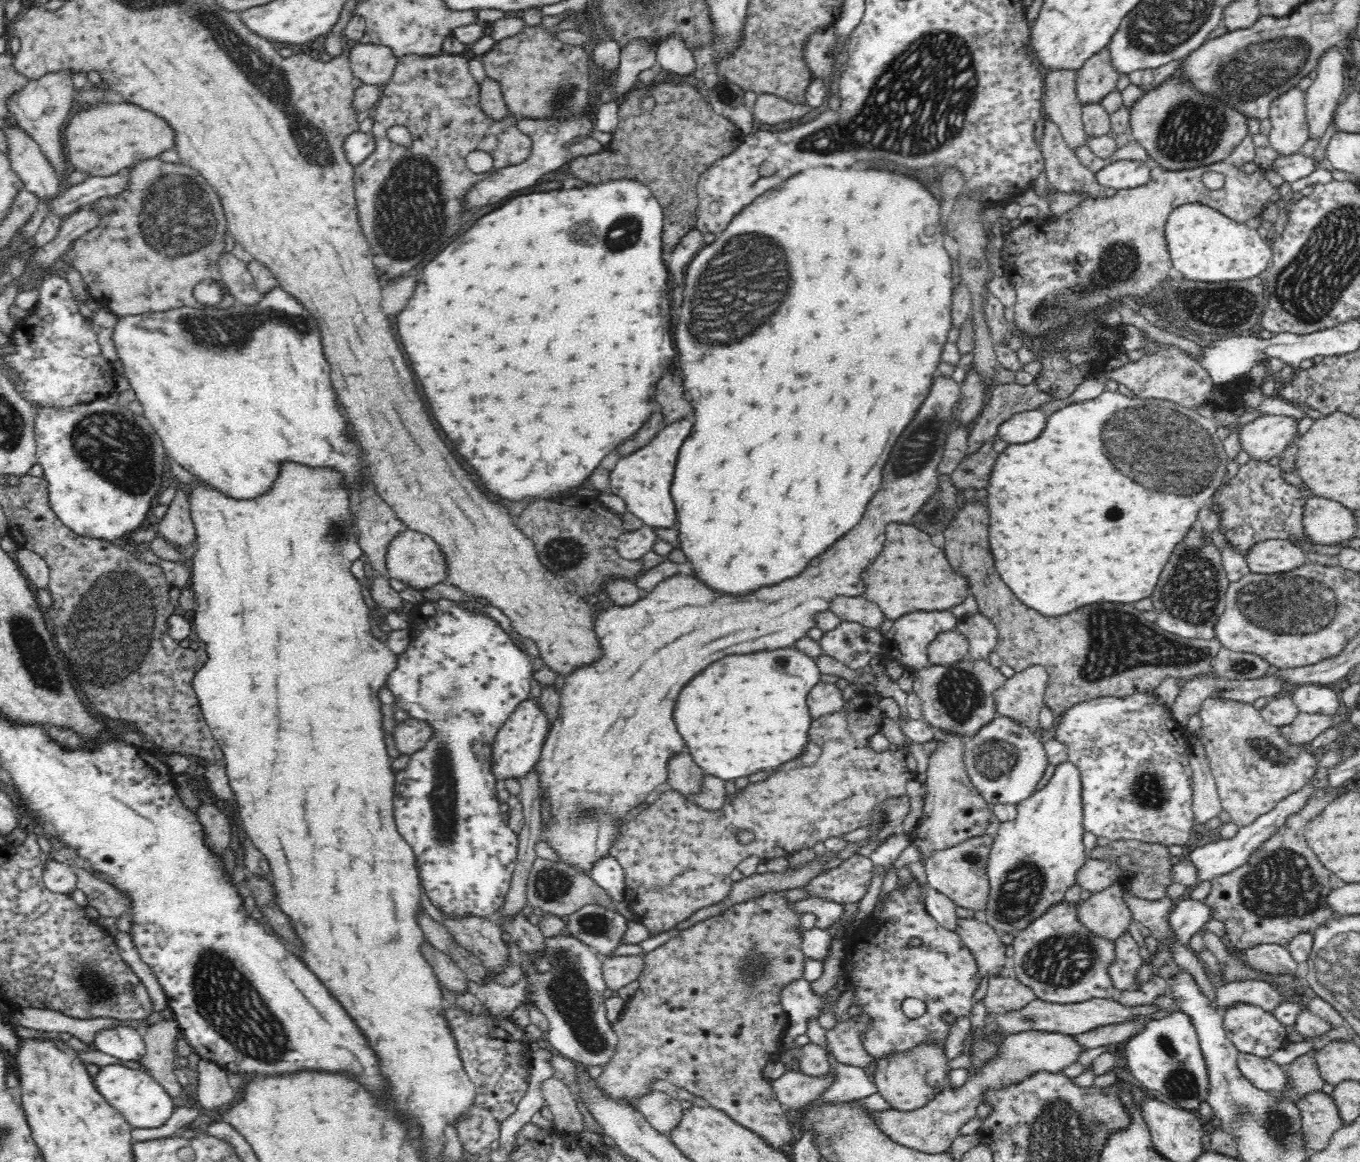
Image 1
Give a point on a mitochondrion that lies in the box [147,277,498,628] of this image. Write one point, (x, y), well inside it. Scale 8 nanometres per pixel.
(239, 327)

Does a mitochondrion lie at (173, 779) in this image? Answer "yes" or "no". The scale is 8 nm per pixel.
no

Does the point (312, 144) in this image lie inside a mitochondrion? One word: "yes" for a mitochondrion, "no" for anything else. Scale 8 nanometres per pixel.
yes

